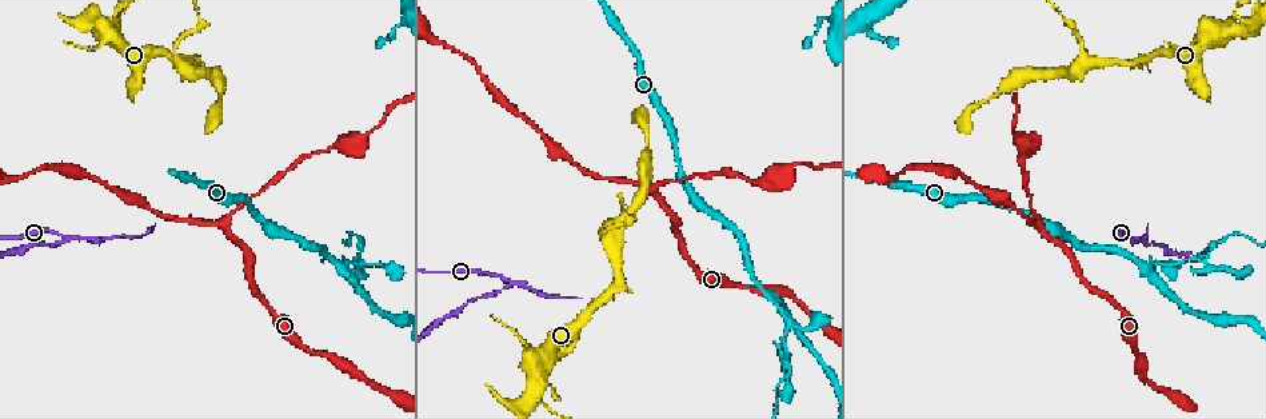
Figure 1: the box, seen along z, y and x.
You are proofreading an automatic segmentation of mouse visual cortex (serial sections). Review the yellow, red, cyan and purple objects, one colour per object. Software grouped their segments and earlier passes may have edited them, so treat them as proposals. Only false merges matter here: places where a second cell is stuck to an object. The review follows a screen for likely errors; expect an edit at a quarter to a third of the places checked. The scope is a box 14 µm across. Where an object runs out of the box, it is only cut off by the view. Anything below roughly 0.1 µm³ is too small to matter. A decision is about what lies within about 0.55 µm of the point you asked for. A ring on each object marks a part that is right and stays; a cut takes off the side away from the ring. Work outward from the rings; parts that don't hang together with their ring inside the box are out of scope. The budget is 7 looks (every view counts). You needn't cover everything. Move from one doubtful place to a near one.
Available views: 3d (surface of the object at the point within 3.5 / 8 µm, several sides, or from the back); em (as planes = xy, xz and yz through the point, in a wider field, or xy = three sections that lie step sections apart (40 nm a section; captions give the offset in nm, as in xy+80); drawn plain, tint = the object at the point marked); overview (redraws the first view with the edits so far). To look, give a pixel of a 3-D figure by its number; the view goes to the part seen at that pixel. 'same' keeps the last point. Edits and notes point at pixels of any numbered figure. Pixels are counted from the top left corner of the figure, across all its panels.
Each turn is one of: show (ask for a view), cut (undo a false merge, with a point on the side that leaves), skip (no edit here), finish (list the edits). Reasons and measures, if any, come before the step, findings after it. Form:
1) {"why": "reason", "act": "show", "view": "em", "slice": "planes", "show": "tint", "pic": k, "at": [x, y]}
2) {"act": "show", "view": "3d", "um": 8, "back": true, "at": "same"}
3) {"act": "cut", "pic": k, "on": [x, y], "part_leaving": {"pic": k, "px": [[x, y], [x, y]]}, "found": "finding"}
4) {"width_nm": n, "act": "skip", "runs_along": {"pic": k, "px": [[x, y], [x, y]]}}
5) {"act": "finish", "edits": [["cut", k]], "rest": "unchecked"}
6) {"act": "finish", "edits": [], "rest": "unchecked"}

{"why": "a fork", "act": "show", "view": "em", "slice": "xy", "step": 3, "show": "tint", "pic": 1, "at": [609, 237]}

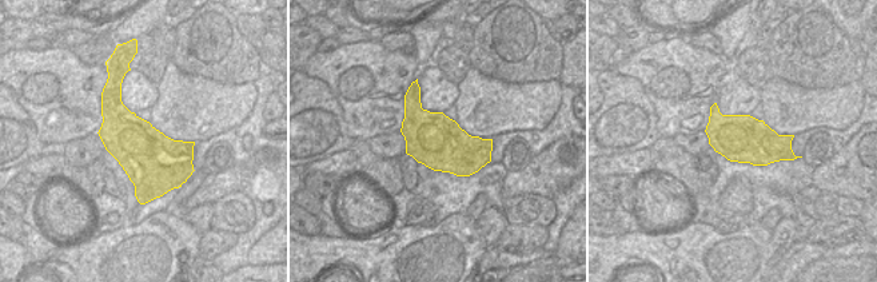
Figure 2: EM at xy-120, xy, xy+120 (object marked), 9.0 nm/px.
{"act": "show", "view": "3d", "um": 3.5, "at": "same"}

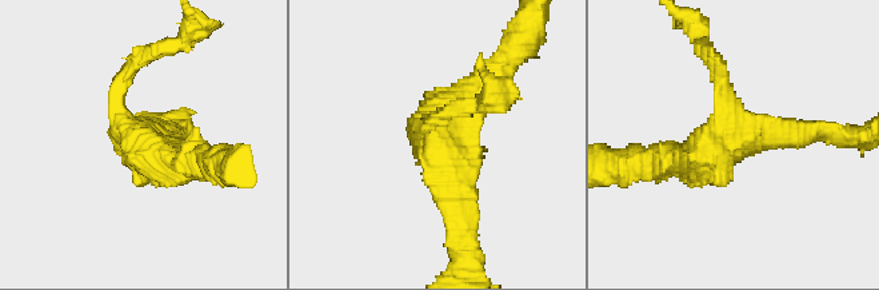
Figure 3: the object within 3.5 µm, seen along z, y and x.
{"act": "skip", "runs_along": {"pic": 3, "px": [[464, 218], [440, 126], [494, 75]]}, "found": "continuous, no second cell"}

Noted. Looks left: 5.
{"why": "sharp bend", "act": "show", "view": "3d", "um": 8, "pic": 1, "at": [512, 285]}

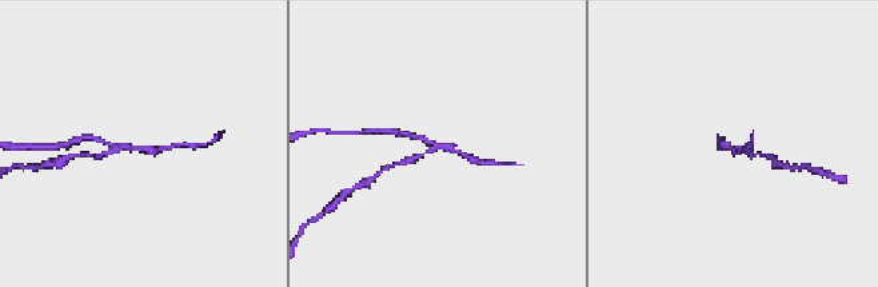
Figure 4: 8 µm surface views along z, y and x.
{"why": "closer look", "act": "show", "view": "3d", "um": 3.5, "back": true, "pic": 4, "at": [436, 147]}

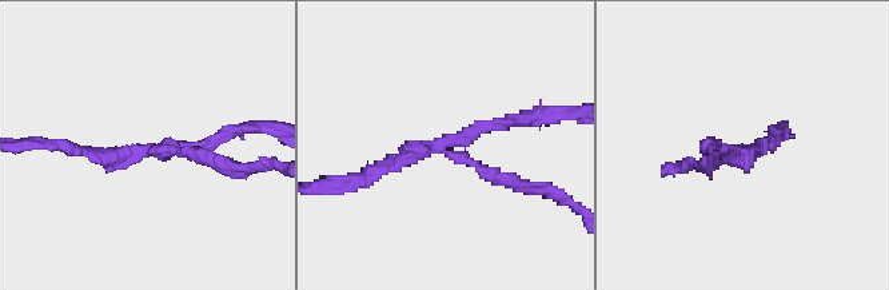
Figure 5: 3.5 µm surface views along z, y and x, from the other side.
{"act": "cut", "pic": 5, "on": [195, 155], "part_leaving": {"pic": 5, "px": [[155, 149], [274, 166]]}, "found": "two cells meet here"}

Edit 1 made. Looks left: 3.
{"why": "see it whole again", "act": "show", "view": "overview"}

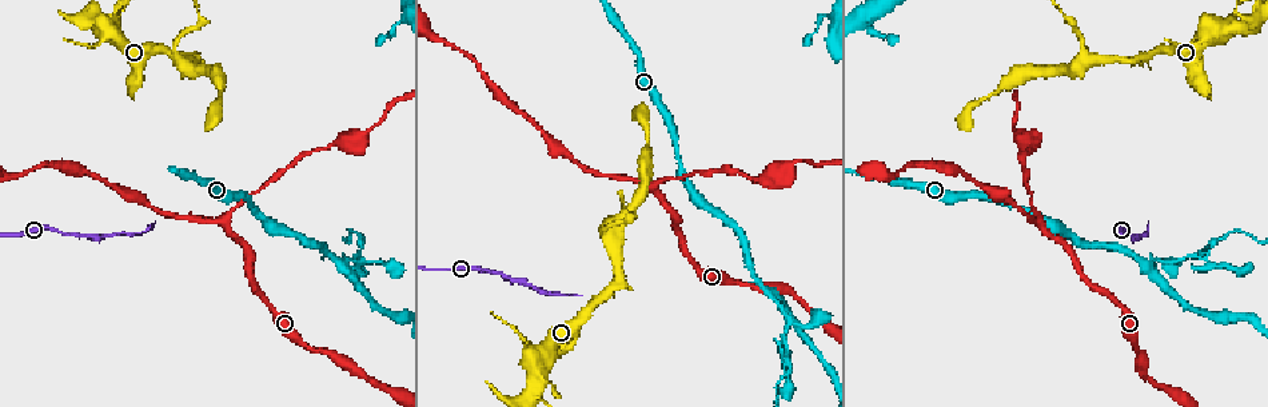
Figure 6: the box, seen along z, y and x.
{"why": "branch point", "act": "show", "view": "3d", "um": 3.5, "pic": 6, "at": [534, 398]}

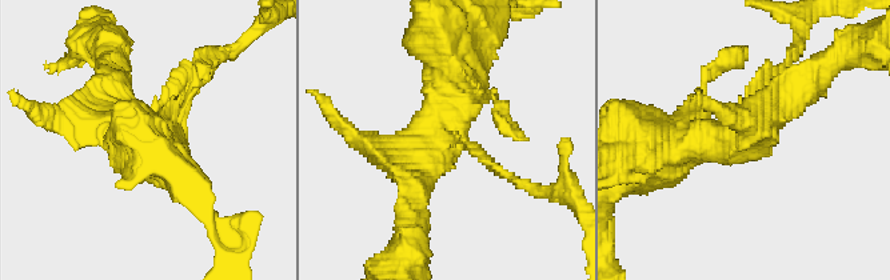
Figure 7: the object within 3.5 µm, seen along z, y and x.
{"act": "show", "view": "em", "slice": "xy", "step": 2, "show": "tint", "pic": 7, "at": [442, 135]}

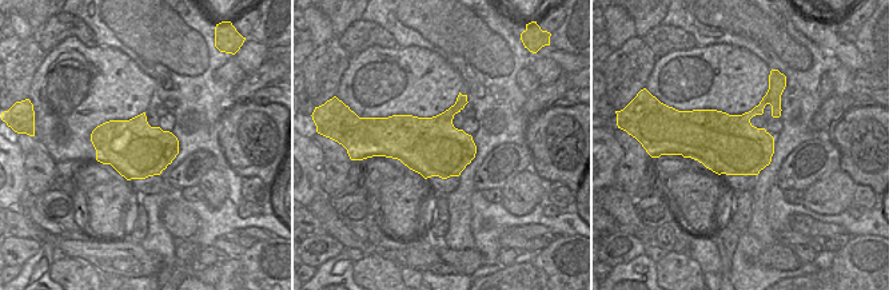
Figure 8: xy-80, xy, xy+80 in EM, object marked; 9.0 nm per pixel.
{"act": "cut", "pic": 7, "on": [774, 70], "found": "two cells meet here"}

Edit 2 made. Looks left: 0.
{"act": "finish", "edits": [["cut", 5], ["cut", 7]], "rest": "unchecked"}

